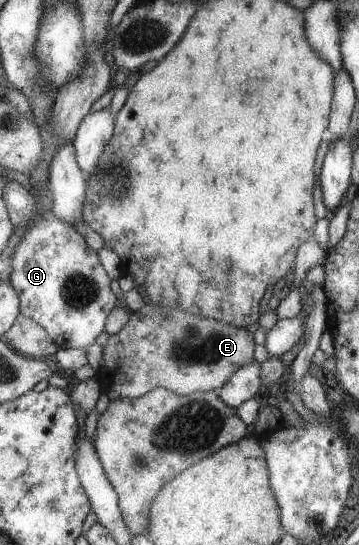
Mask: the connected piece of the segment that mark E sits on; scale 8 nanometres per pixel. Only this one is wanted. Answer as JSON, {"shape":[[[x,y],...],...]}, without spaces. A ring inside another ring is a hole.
{"shape":[[[145,304],[133,312],[130,321],[120,333],[109,336],[104,345],[104,363],[96,377],[100,379],[103,392],[110,401],[118,398],[139,398],[156,388],[174,390],[187,396],[194,392],[217,391],[223,388],[239,369],[255,362],[254,351],[254,335],[244,328],[181,309],[166,314],[161,308]]]}

